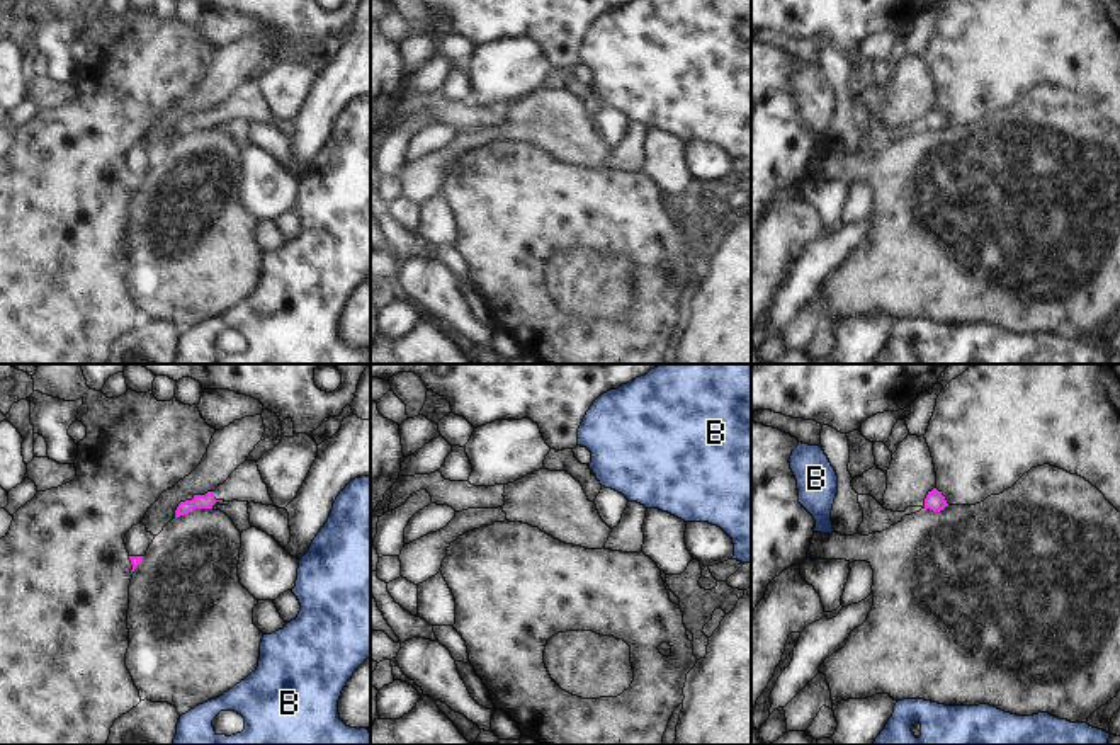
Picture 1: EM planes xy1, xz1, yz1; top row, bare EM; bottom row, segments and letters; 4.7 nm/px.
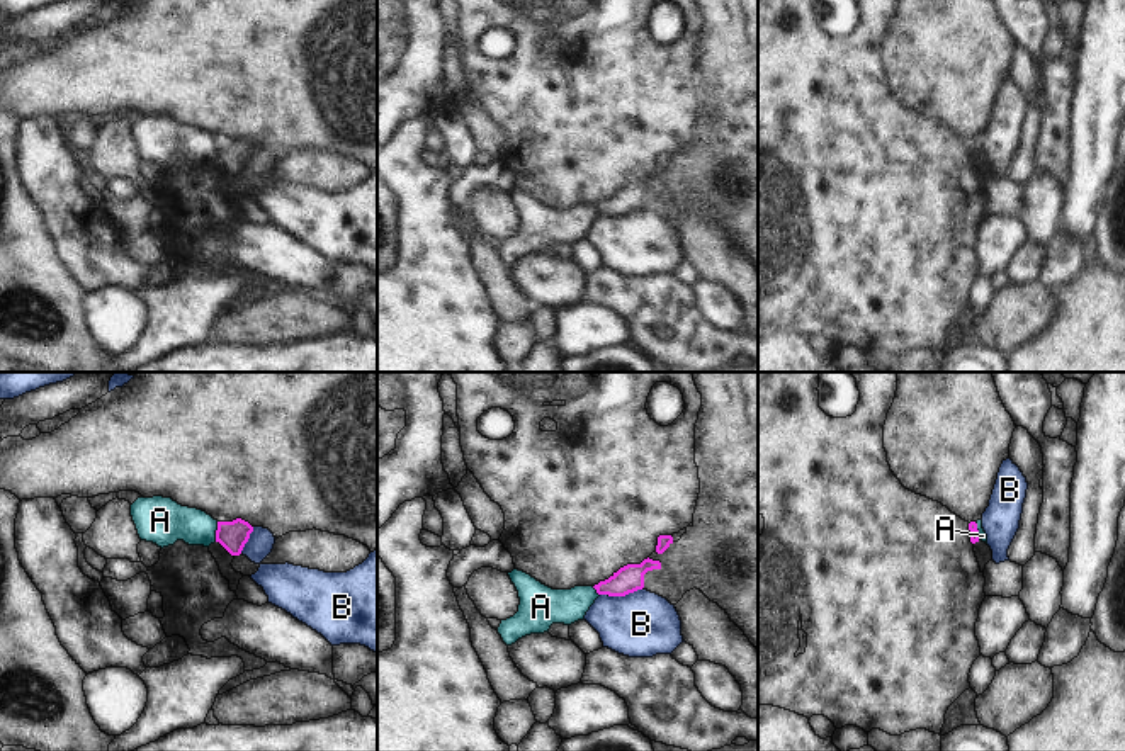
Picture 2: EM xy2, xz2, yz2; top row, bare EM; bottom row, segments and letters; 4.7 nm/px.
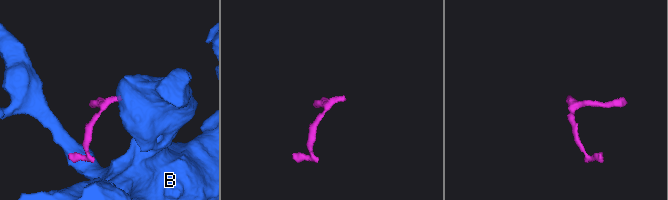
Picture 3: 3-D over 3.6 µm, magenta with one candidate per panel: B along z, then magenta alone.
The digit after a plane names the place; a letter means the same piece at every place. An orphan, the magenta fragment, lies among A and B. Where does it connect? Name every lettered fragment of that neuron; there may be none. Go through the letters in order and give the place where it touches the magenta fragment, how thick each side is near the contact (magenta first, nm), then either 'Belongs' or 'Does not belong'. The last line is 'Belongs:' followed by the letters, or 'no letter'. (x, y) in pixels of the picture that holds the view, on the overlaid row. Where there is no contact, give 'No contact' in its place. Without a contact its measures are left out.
A: Touches magenta at xy2 (216, 532). Thickness 140 nm (magenta) against 200 nm. Does not belong
B: Touches magenta at xz2 (621, 595). Thickness 130 nm (magenta) against 320 nm. Does not belong
Belongs: no letter

